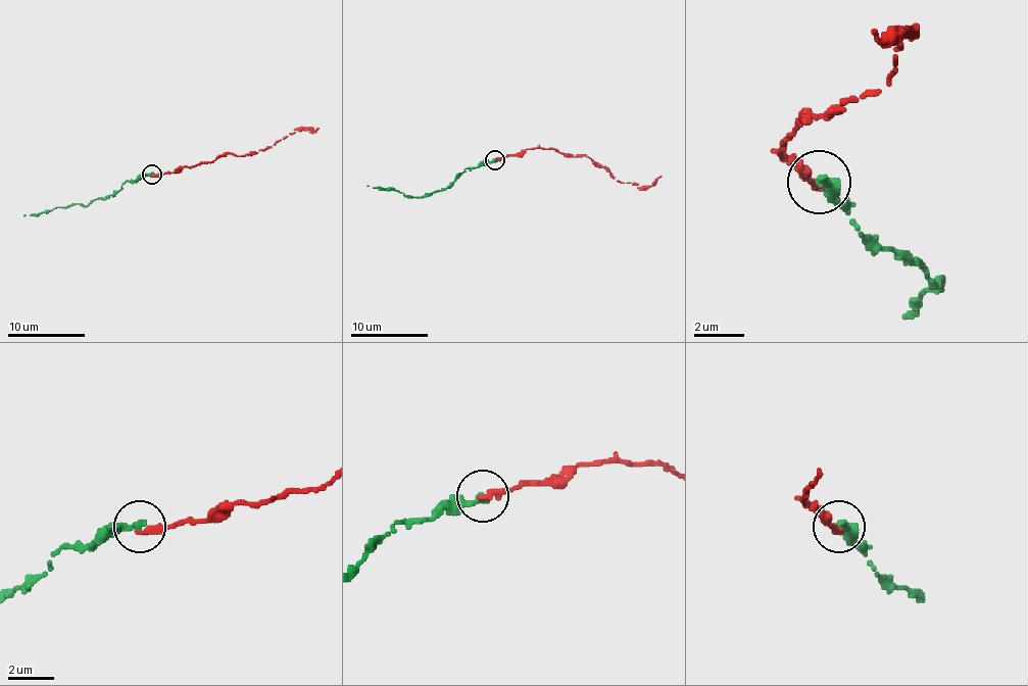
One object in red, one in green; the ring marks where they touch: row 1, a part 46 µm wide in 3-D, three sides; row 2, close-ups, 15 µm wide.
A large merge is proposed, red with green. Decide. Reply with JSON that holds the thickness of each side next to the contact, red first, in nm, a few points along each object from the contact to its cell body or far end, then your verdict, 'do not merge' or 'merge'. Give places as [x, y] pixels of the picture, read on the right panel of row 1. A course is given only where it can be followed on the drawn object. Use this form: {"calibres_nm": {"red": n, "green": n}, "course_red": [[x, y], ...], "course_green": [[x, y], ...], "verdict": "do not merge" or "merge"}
{"calibres_nm": {"red": 300, "green": 320}, "course_red": [[821, 184], [783, 158], [783, 140], [809, 114], [859, 101], [896, 69], [896, 45], [910, 38], [871, 32]], "course_green": [[821, 184], [827, 184], [846, 202], [846, 215], [916, 259], [934, 285], [941, 279], [916, 297], [902, 316]], "verdict": "merge"}

